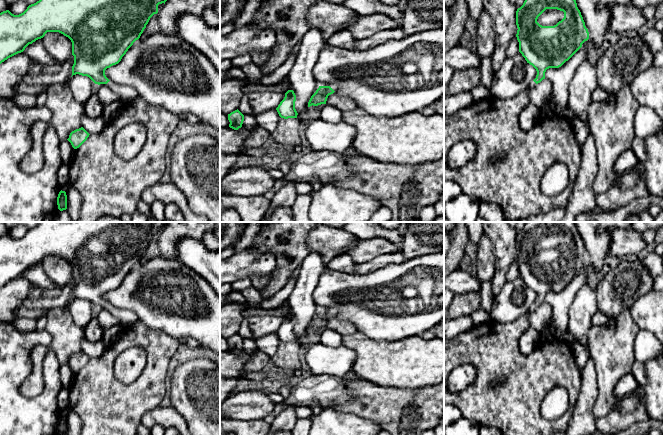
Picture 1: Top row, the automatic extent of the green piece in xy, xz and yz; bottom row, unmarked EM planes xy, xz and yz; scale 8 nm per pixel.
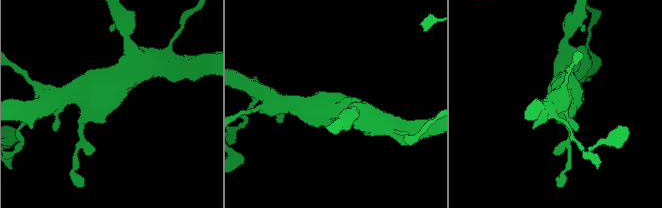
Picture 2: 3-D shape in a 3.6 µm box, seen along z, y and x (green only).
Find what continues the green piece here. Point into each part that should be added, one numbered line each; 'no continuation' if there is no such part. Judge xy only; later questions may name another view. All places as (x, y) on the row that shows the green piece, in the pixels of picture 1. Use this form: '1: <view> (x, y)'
1: xy (125, 93)

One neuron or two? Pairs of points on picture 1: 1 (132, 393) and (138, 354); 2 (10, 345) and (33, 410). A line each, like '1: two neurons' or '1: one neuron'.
1: two neurons
2: one neuron

